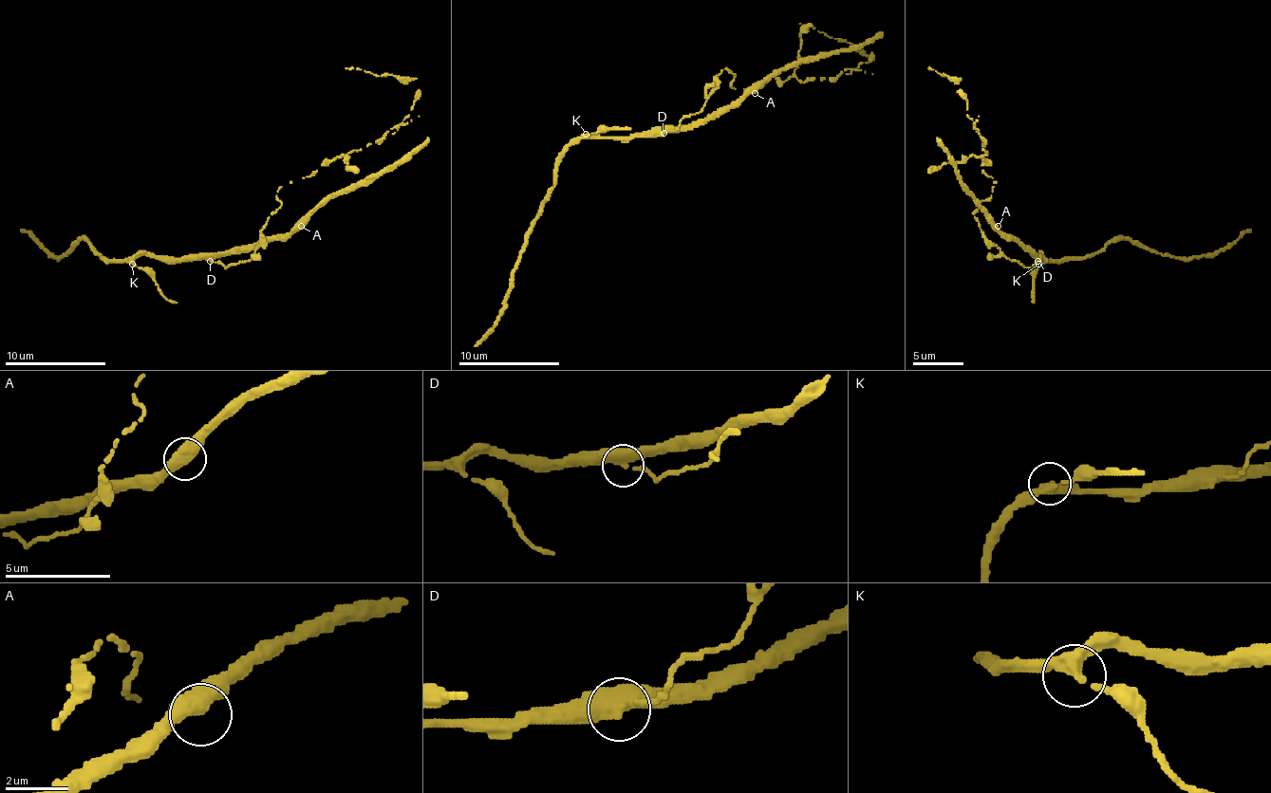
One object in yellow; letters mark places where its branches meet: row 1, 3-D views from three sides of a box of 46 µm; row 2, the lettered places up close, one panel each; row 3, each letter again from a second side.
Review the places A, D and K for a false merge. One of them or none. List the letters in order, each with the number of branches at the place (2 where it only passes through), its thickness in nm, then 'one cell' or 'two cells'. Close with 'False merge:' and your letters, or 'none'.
A: 2 branches meet; 420 nm thick; one cell
D: 3 branches meet; 360 nm thick; two cells
K: 3 branches meet; 320 nm thick; one cell
False merge: D

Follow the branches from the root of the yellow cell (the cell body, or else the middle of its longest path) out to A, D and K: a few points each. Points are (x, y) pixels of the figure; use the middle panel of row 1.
A: (704, 106), (697, 114), (686, 116), (674, 131), (669, 131), (706, 123), (735, 108), (750, 93), (755, 93)
D: (704, 106), (697, 114), (686, 116), (674, 131), (663, 134)
K: (704, 106), (697, 114), (686, 116), (674, 131), (628, 136), (586, 134)

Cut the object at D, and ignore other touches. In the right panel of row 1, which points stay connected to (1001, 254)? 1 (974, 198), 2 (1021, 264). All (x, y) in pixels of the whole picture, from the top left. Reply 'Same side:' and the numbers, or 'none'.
Same side: 2

